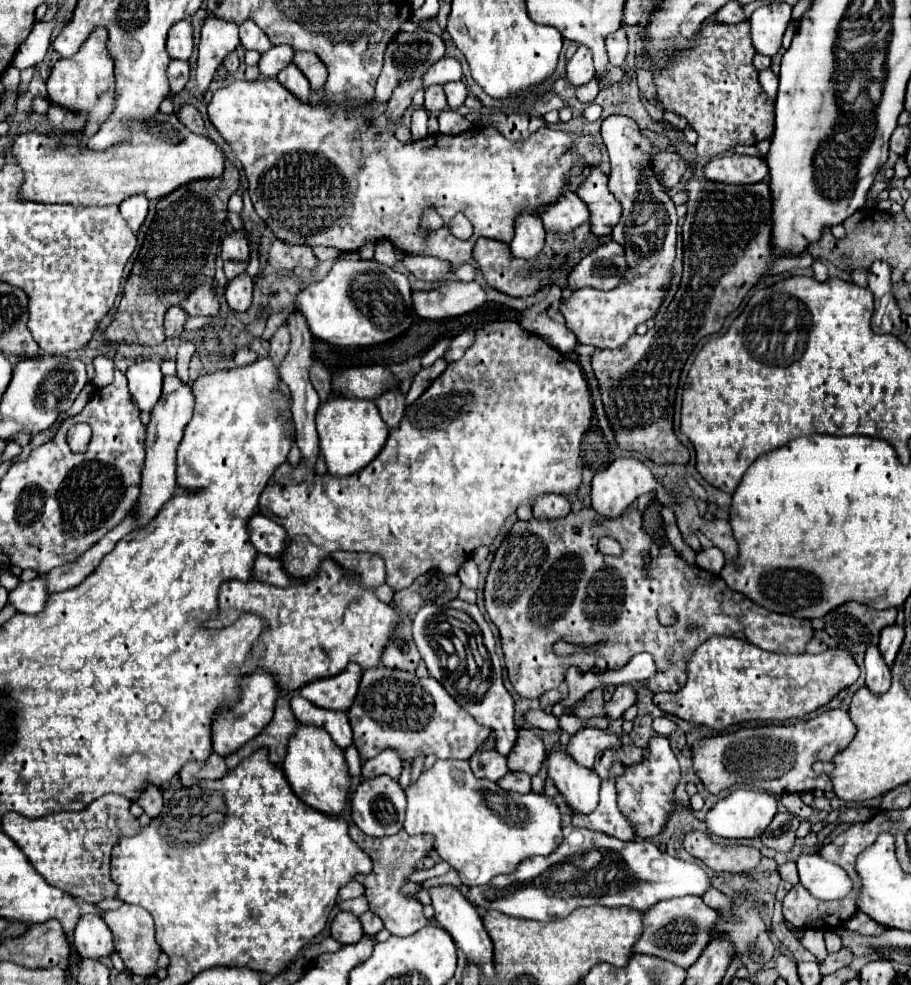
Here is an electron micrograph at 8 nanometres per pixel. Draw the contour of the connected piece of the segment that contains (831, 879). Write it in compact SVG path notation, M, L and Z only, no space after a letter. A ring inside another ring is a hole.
M818 853L802 855L798 861L800 883L820 901L838 901L852 891L852 879L836 863L824 861Z

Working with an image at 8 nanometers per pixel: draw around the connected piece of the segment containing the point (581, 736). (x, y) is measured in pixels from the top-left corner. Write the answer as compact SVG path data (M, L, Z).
M580 729L568 743L566 751L570 755L574 755L574 759L578 763L582 763L584 767L592 767L594 765L594 757L596 753L604 751L604 749L618 749L622 745L622 737L610 731L602 731L602 729Z

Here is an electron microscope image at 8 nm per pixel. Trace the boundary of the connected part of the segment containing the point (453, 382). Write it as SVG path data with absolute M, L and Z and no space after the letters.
M498 321L490 323L484 329L478 331L476 341L468 351L464 353L462 359L448 363L446 371L412 403L406 407L404 419L396 429L390 431L388 441L380 455L364 469L348 477L332 477L332 475L314 475L314 471L306 469L306 465L300 461L298 467L292 467L290 463L284 463L276 469L272 479L268 481L266 489L262 491L262 515L276 521L282 525L290 537L290 547L286 549L282 557L282 565L288 575L308 579L318 575L320 565L326 557L330 557L334 551L366 551L366 553L376 553L384 559L386 563L386 583L394 589L406 589L414 579L424 575L426 571L440 569L442 573L458 573L462 563L474 553L476 547L480 545L492 545L494 539L498 537L502 525L510 515L516 513L516 509L524 503L532 505L532 499L546 495L546 493L558 493L558 495L574 495L580 489L582 483L582 467L584 467L584 457L580 451L582 435L590 429L592 421L592 401L590 401L590 391L586 385L586 379L578 367L578 363L566 359L562 353L552 349L542 337L522 331L522 327L514 321Z

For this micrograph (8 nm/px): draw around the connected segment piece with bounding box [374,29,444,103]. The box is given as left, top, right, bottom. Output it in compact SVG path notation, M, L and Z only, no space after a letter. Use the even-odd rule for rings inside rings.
M418 29L416 33L400 33L396 35L388 49L386 49L386 55L384 55L384 67L382 67L382 73L376 81L376 95L374 95L374 101L376 103L388 103L392 91L396 89L398 83L406 81L410 73L414 73L414 77L422 77L432 63L436 63L438 59L442 59L444 55L444 41L440 39L440 35L434 35L434 33L428 33L424 29Z

